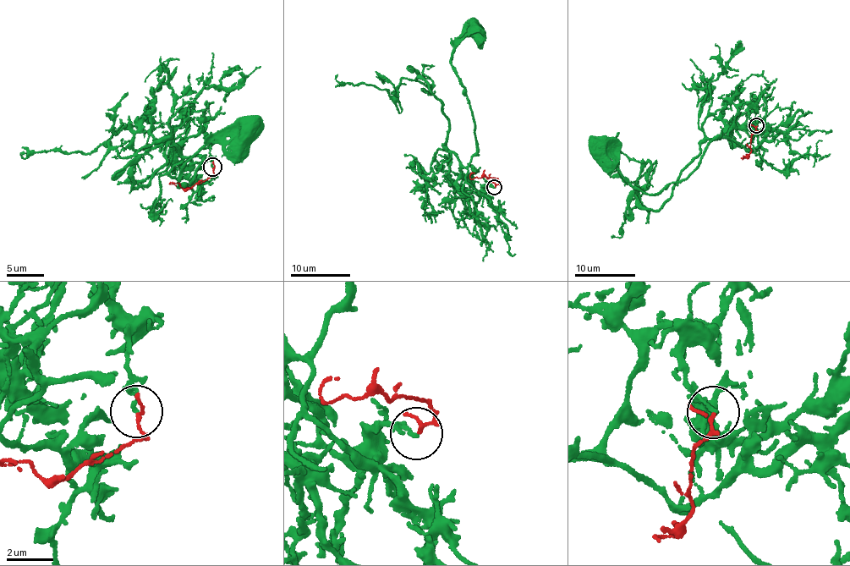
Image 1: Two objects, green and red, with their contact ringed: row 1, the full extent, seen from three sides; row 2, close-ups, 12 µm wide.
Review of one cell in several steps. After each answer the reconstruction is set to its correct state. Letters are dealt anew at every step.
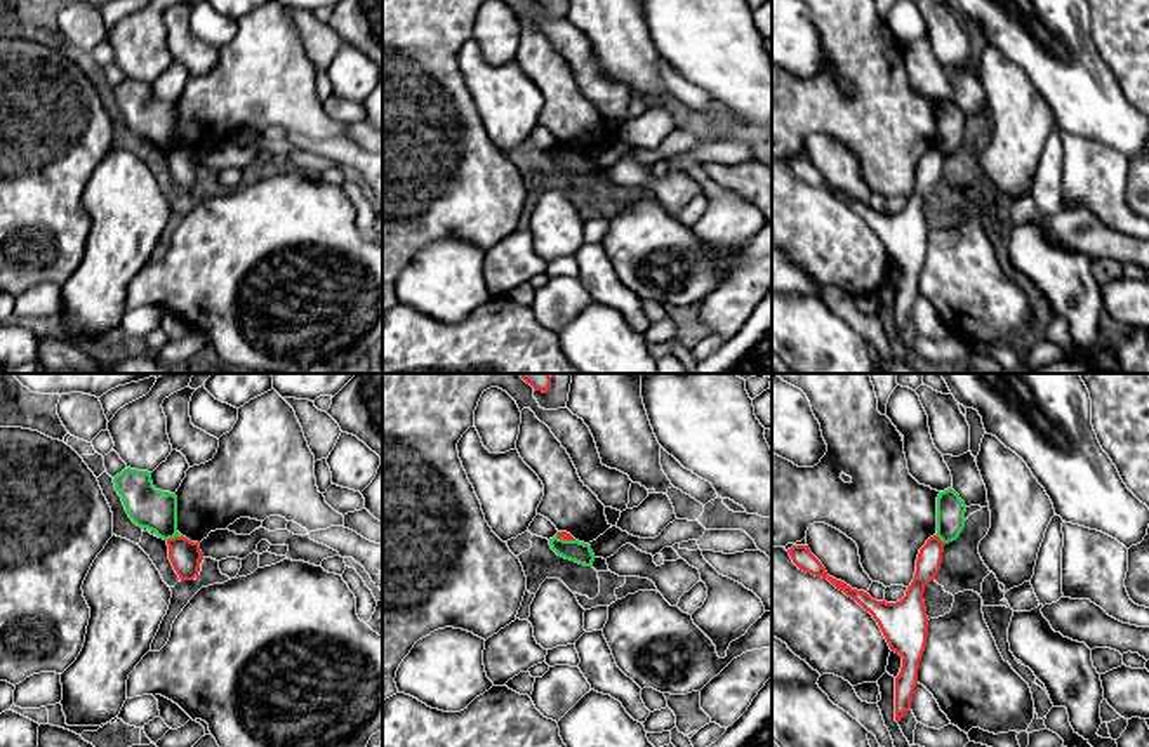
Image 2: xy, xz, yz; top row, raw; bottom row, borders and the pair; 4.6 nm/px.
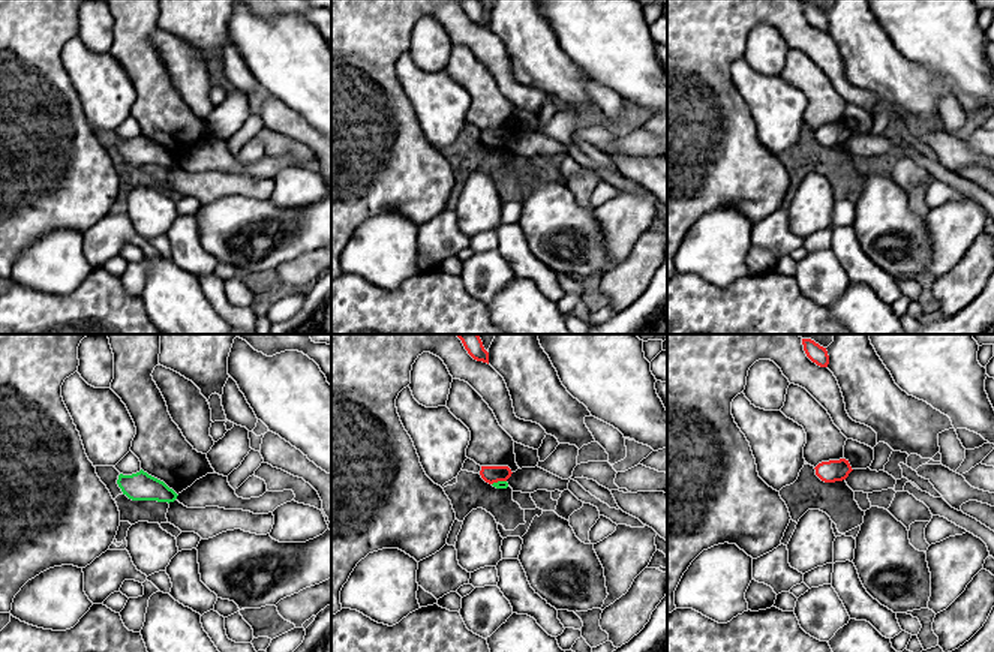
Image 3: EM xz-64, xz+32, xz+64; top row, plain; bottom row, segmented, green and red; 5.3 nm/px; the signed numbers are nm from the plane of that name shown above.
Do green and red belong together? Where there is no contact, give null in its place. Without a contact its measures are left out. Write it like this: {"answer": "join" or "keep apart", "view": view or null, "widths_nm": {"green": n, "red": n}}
{"answer": "keep apart", "view": "xy", "widths_nm": {"green": 190, "red": 140}}

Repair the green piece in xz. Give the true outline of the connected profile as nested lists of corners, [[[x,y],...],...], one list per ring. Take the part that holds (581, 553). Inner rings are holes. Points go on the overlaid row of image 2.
[[[553,537],[549,539],[549,545],[558,556],[565,559],[575,561],[584,566],[593,566],[594,554],[589,544]]]

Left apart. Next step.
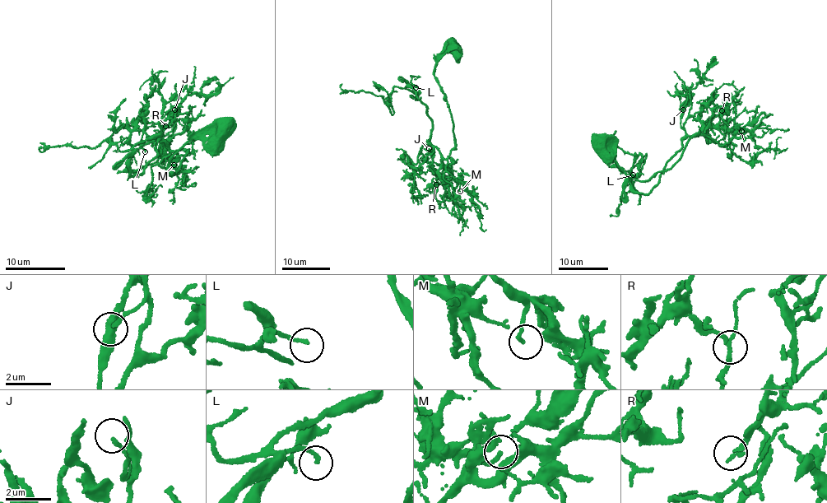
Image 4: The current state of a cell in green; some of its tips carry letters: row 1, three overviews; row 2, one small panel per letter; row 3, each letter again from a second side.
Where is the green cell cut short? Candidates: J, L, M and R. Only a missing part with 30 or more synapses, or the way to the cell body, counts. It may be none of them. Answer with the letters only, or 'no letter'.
L

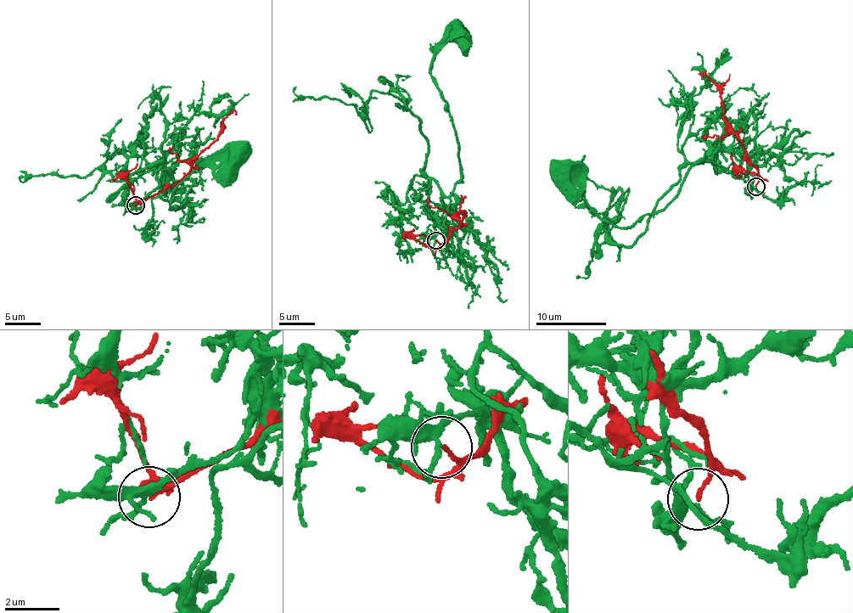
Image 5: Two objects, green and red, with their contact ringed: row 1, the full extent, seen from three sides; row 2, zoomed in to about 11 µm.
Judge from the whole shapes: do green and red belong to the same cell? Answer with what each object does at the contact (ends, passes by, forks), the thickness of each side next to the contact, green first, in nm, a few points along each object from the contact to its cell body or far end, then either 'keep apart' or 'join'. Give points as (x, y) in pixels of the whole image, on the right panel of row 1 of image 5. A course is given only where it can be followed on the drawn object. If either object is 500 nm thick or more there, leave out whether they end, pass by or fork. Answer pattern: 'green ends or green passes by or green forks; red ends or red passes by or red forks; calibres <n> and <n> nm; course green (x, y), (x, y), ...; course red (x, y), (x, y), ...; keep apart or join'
green forks; red ends; calibres 280 and 130 nm; course green (755, 187), (745, 160), (719, 149), (688, 171), (674, 199), (620, 227), (595, 214), (562, 171); course red (756, 187), (760, 179), (757, 171), (749, 164), (742, 143), (729, 127), (720, 91), (703, 72), (703, 75); keep apart

